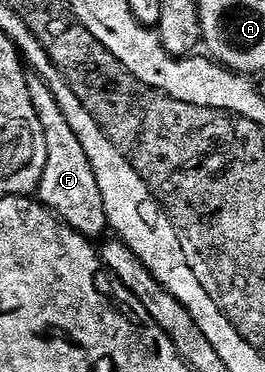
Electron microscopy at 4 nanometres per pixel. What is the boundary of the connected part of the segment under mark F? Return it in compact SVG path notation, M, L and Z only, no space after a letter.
M34 70L26 73L25 86L37 116L41 122L41 130L45 136L45 170L41 170L41 178L37 189L37 199L43 207L48 208L51 215L56 216L63 224L68 224L73 231L88 238L102 237L108 231L105 202L101 202L101 190L97 186L97 178L93 174L93 166L85 154L85 148L73 134L73 126L57 106L57 98L49 86Z

